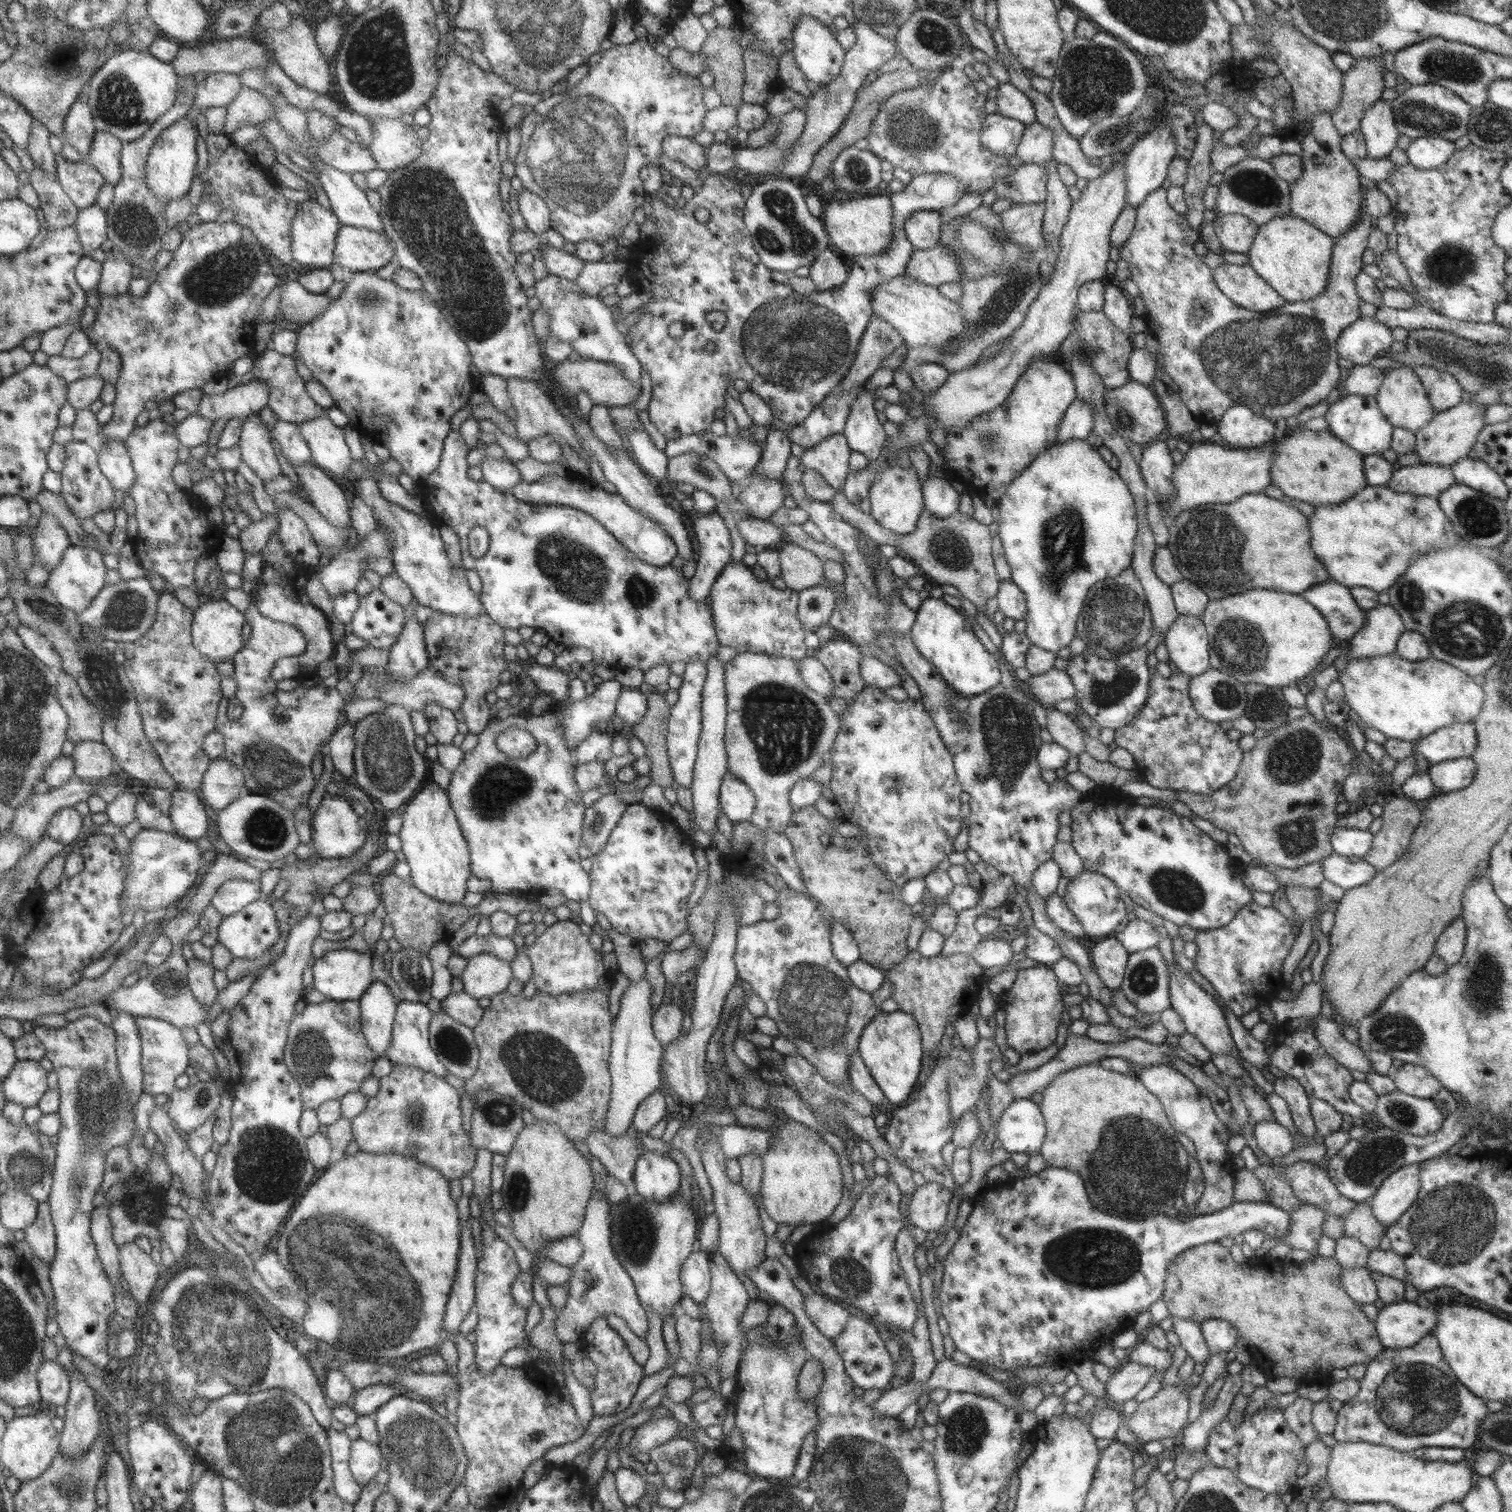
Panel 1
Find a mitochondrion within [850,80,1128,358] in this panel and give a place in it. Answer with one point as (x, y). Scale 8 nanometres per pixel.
(912, 126)

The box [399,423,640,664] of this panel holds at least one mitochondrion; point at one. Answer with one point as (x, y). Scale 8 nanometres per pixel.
(577, 573)

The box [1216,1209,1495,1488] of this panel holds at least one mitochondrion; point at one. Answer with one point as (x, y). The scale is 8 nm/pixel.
(1415, 1399)

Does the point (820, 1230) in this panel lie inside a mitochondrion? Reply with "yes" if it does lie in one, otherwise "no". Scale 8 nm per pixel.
no

